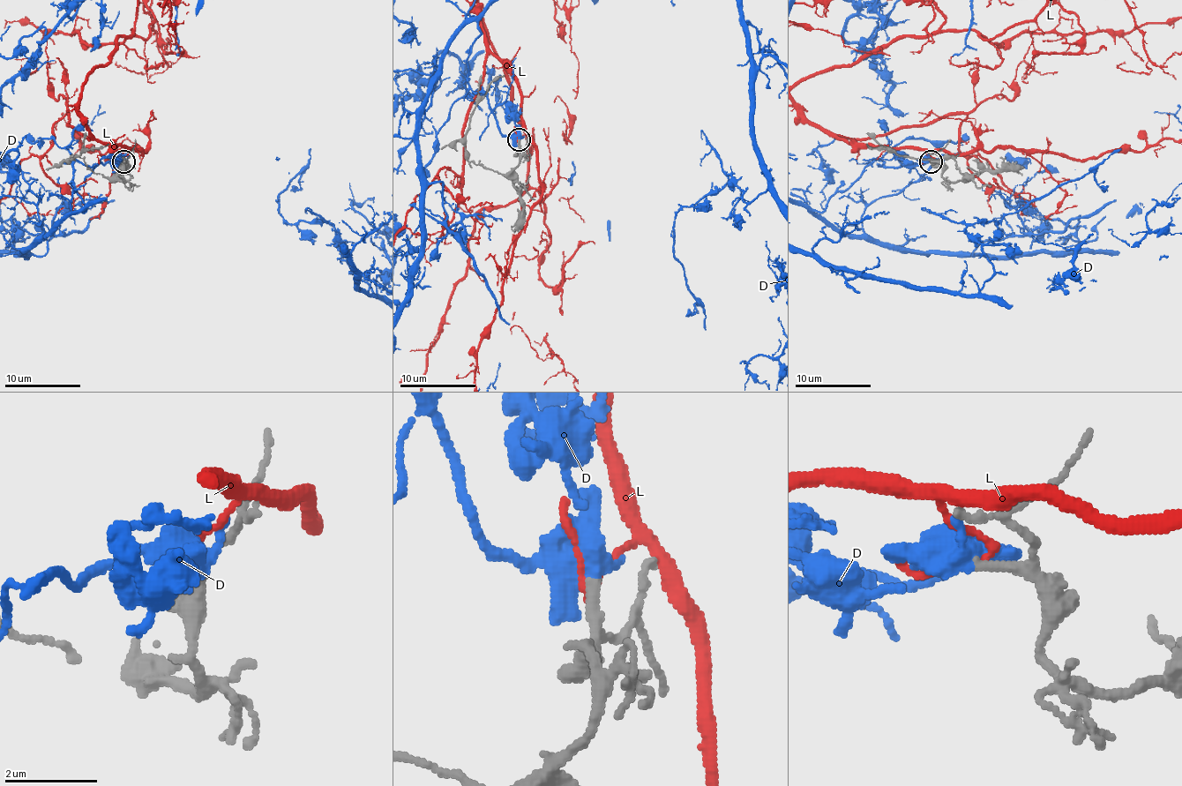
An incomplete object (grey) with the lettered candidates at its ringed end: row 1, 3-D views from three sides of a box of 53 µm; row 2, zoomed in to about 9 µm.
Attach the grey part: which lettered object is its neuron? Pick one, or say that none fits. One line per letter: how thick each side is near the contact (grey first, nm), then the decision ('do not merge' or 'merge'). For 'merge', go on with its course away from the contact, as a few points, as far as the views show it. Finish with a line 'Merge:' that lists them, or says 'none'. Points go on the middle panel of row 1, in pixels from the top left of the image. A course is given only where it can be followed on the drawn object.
D: 180/480 nm | merge
L: 190/120 nm | do not merge
Merge: D

